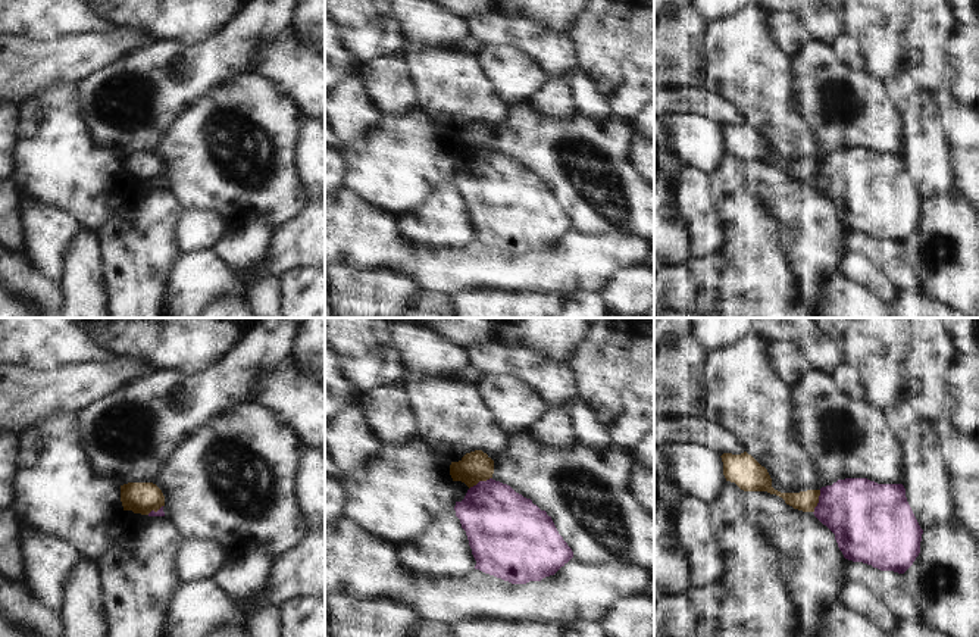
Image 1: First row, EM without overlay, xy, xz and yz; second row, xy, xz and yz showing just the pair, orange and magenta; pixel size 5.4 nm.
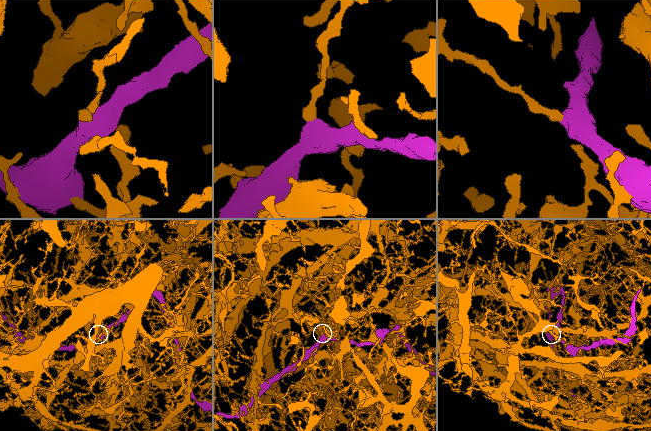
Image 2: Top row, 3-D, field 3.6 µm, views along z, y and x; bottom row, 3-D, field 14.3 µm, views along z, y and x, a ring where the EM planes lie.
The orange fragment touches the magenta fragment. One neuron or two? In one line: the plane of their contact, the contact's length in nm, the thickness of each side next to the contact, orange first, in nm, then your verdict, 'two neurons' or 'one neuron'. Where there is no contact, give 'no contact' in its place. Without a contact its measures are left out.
xz | 140 nm | 170/380 nm | two neurons

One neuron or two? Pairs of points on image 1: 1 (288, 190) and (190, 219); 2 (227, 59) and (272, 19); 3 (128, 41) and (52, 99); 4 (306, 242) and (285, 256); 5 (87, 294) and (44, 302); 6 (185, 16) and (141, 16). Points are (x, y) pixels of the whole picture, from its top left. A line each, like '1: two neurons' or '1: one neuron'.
1: two neurons
2: one neuron
3: two neurons
4: one neuron
5: two neurons
6: one neuron

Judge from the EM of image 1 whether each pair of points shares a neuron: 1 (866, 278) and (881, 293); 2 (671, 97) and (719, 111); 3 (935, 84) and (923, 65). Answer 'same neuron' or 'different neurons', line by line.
1: same neuron
2: same neuron
3: same neuron

